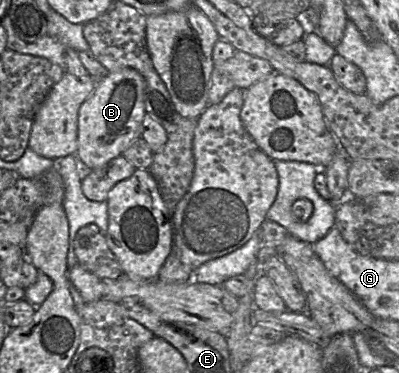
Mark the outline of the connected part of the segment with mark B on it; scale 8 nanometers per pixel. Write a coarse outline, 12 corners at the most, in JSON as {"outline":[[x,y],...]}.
{"outline":[[125,67],[78,111],[75,156],[95,170],[141,138],[146,81]]}

